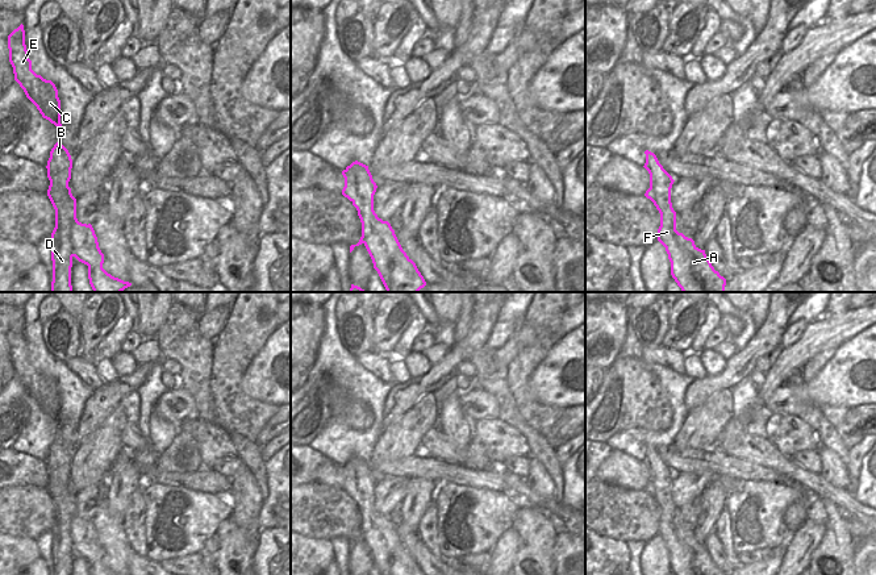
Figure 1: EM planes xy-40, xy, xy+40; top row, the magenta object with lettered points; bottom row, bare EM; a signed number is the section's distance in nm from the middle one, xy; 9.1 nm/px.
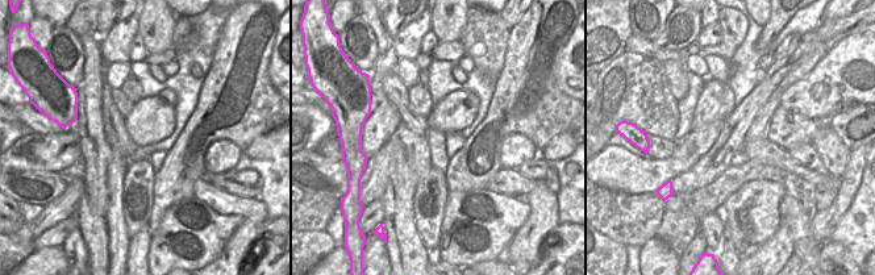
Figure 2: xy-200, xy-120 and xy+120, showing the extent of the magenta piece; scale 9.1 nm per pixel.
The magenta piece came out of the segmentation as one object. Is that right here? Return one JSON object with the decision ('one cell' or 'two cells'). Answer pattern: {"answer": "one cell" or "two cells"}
{"answer": "two cells"}

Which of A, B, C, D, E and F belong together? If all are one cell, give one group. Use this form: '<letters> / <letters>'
A F / B C D E

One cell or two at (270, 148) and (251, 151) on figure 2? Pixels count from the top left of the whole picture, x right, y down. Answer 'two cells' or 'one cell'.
one cell

